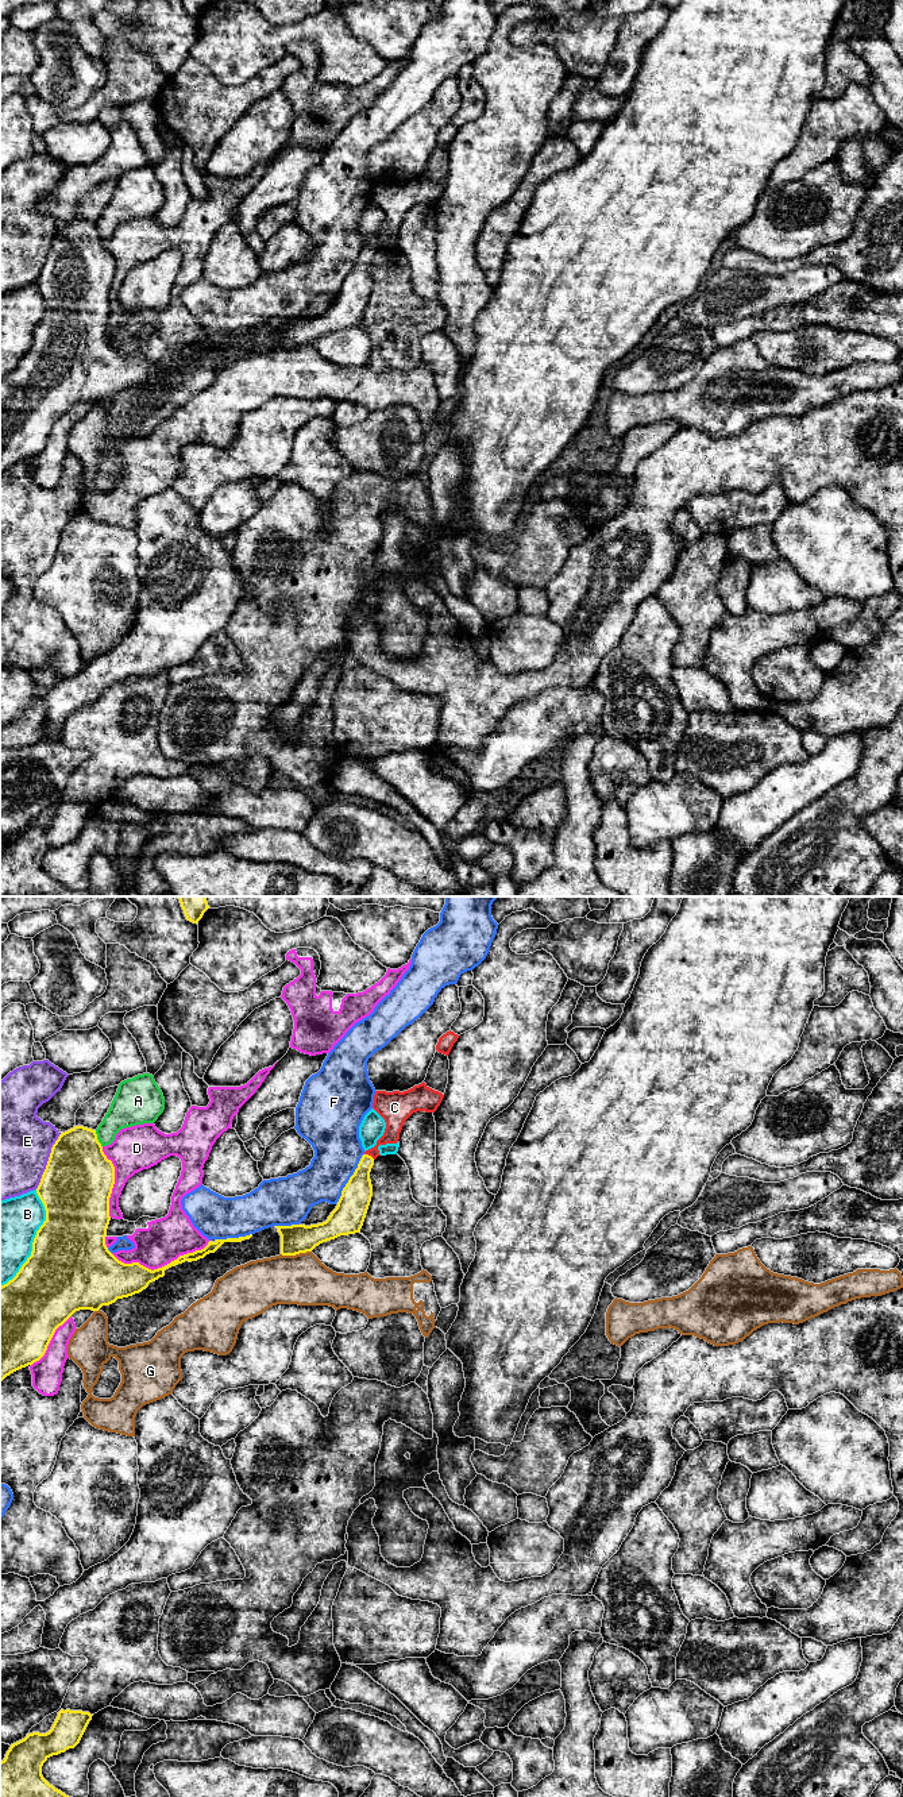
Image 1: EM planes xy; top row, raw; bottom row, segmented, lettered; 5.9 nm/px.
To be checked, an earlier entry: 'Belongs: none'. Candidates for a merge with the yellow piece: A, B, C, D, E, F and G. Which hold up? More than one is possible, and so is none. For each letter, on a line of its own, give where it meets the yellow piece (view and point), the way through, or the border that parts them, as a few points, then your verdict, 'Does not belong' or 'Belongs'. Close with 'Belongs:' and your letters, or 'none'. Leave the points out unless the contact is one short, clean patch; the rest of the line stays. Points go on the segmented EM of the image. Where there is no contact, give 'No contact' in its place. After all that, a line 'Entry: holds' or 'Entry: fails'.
A: Touches yellow at xy (96, 1138). Does not belong
B: Touches yellow at xy (34, 1240). Does not belong
C: Touches yellow at xy (370, 1156). Path across: xy (357, 1195), (363, 1167), (370, 1156), (393, 1129), (394, 1122). Belongs
D: Touches yellow at xy (159, 1268). Does not belong
E: Touches yellow at xy (47, 1163). Does not belong
F: Touches yellow at xy (350, 1177). Does not belong
G: Touches yellow at xy (296, 1253). Does not belong
Belongs: C
Entry: fails

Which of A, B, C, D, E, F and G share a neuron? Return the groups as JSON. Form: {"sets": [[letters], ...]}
{"sets": [["A"], ["B"], ["C"], ["D"], ["E"], ["F"], ["G"]]}

